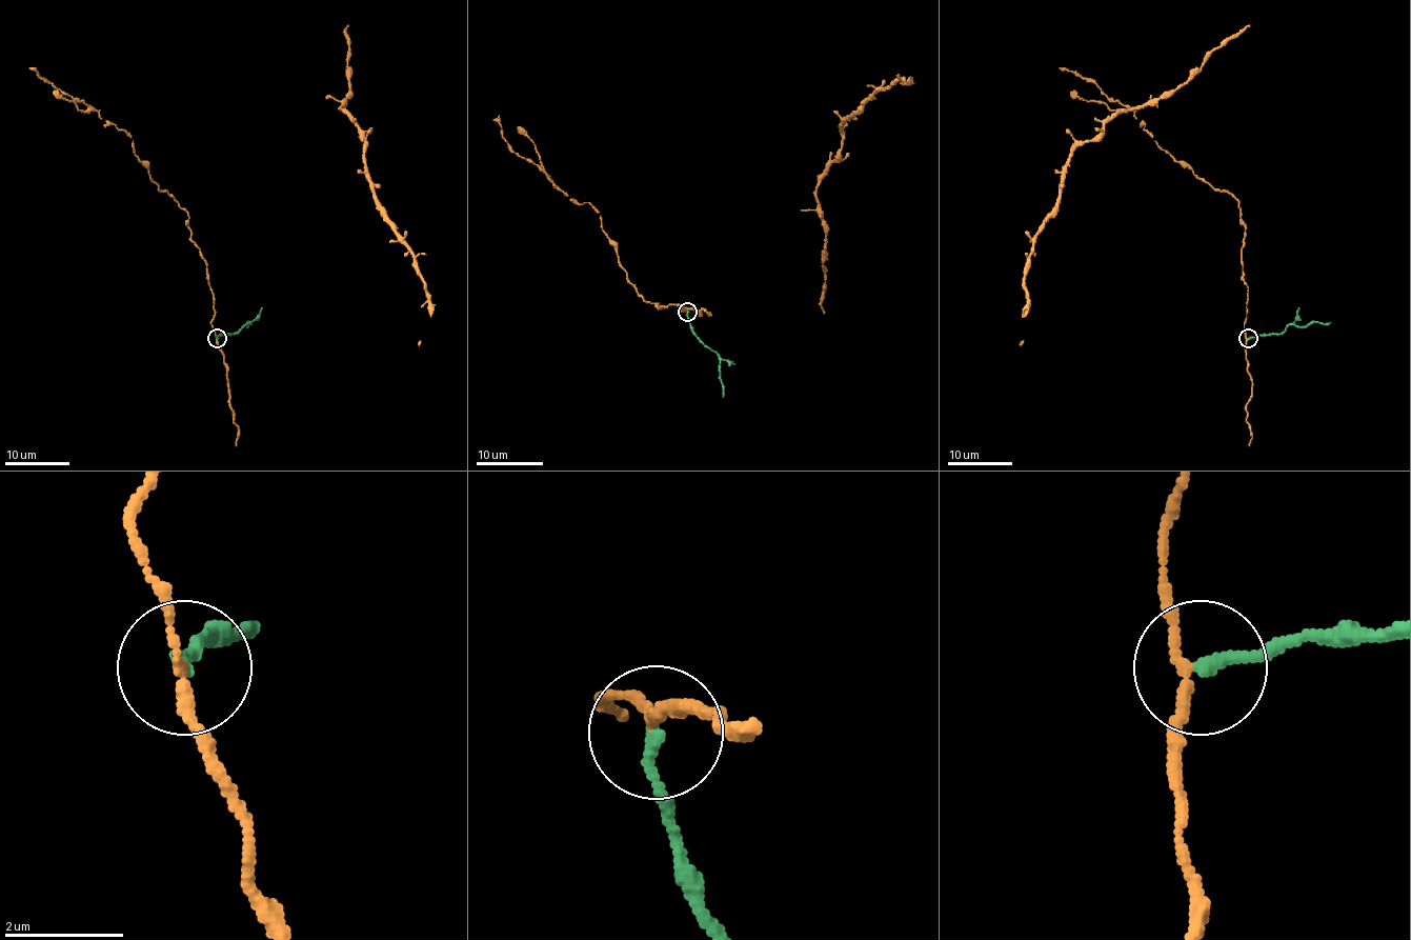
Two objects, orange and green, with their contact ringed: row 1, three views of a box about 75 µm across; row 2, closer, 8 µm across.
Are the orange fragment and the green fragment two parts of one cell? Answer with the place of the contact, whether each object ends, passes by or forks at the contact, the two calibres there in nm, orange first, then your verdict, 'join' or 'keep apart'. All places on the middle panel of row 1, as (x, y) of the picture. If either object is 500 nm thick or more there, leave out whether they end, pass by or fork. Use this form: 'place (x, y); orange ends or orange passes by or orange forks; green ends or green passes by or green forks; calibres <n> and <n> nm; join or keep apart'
place (687, 312); orange passes by; green ends; calibres 170 and 200 nm; keep apart

